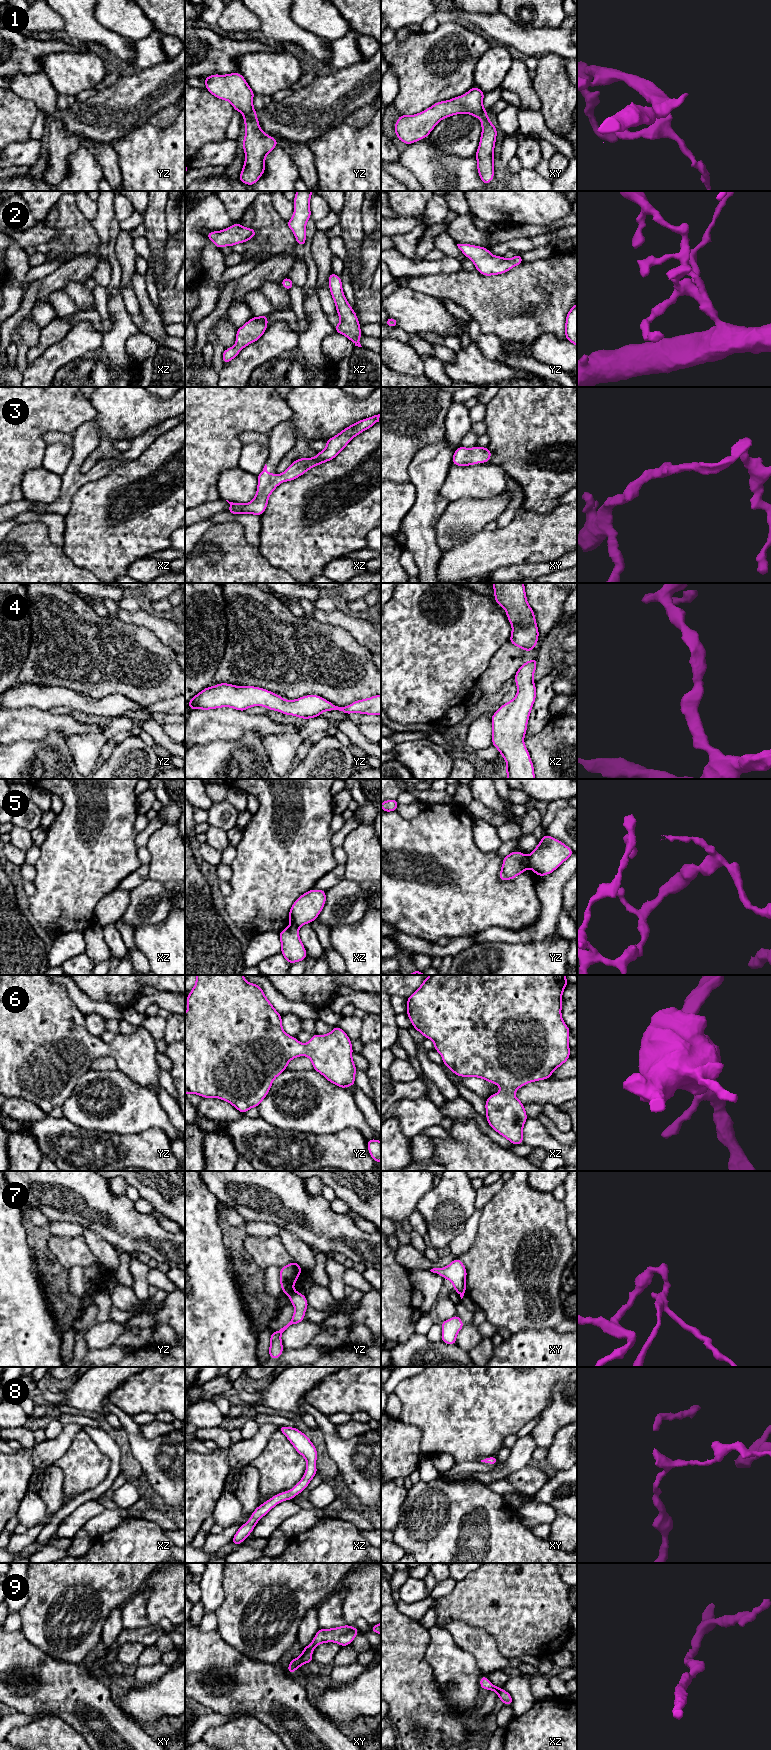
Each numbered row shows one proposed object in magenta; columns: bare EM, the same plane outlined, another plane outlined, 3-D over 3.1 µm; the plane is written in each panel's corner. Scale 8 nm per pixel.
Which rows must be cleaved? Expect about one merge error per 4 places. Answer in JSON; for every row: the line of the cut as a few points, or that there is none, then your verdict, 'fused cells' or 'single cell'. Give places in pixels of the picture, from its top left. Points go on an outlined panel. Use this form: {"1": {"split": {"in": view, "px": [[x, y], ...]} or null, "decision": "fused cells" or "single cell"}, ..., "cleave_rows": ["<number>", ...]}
{"1": {"split": null, "decision": "single cell"}, "2": {"split": null, "decision": "single cell"}, "3": {"split": null, "decision": "single cell"}, "4": {"split": null, "decision": "single cell"}, "5": {"split": {"in": "yz", "px": [[527, 857], [527, 865], [529, 867]]}, "decision": "fused cells"}, "6": {"split": null, "decision": "single cell"}, "7": {"split": {"in": "yz", "px": [[294, 1290], [288, 1294]]}, "decision": "fused cells"}, "8": {"split": null, "decision": "single cell"}, "9": {"split": null, "decision": "single cell"}, "cleave_rows": ["5", "7"]}

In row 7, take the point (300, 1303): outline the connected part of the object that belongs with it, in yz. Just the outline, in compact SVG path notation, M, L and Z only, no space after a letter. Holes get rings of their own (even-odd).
M292 1291L288 1294L291 1304L294 1305L295 1312L291 1321L278 1331L272 1332L270 1337L269 1358L278 1359L284 1351L281 1335L292 1324L297 1324L304 1321L305 1311L307 1309L308 1301L304 1294L297 1291Z

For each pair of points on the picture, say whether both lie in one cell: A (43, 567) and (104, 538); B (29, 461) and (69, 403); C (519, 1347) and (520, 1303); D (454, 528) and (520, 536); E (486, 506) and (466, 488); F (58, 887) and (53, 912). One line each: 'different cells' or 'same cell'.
A: different cells
B: same cell
C: different cells
D: different cells
E: different cells
F: same cell

